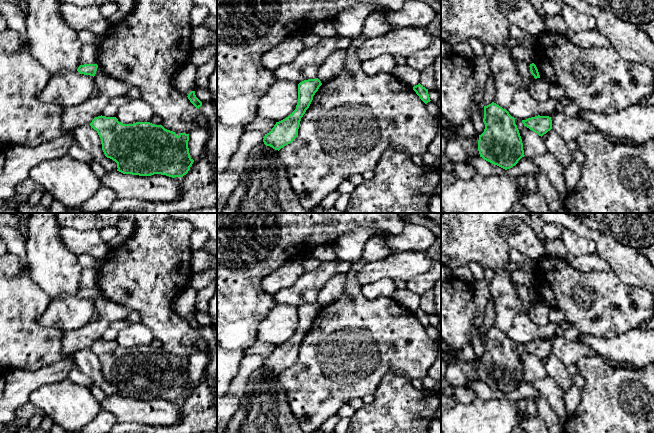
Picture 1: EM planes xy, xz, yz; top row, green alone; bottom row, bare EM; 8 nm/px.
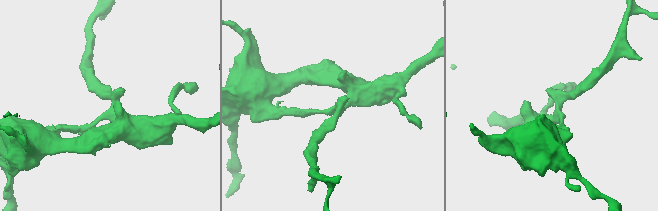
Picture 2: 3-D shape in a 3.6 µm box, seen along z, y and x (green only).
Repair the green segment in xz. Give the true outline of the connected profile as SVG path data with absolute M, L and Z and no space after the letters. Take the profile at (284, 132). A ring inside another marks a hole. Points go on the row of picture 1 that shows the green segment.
M318 78L304 80L298 84L296 109L285 119L276 122L271 131L265 134L263 142L266 146L279 151L294 141L298 135L301 118L321 85L322 83Z

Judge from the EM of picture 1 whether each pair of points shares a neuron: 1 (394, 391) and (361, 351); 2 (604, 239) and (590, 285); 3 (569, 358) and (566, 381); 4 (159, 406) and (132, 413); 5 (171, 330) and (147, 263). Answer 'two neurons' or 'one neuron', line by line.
1: two neurons
2: two neurons
3: two neurons
4: one neuron
5: one neuron

